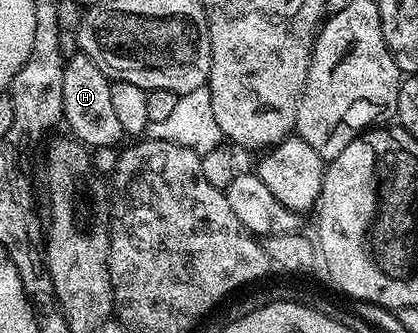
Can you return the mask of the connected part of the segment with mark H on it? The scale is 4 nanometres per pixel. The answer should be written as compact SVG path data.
M80 53L66 58L63 69L63 109L64 126L69 126L72 138L90 149L113 149L123 139L125 130L119 125L115 108L111 101L111 80L108 75L91 61L91 57Z

